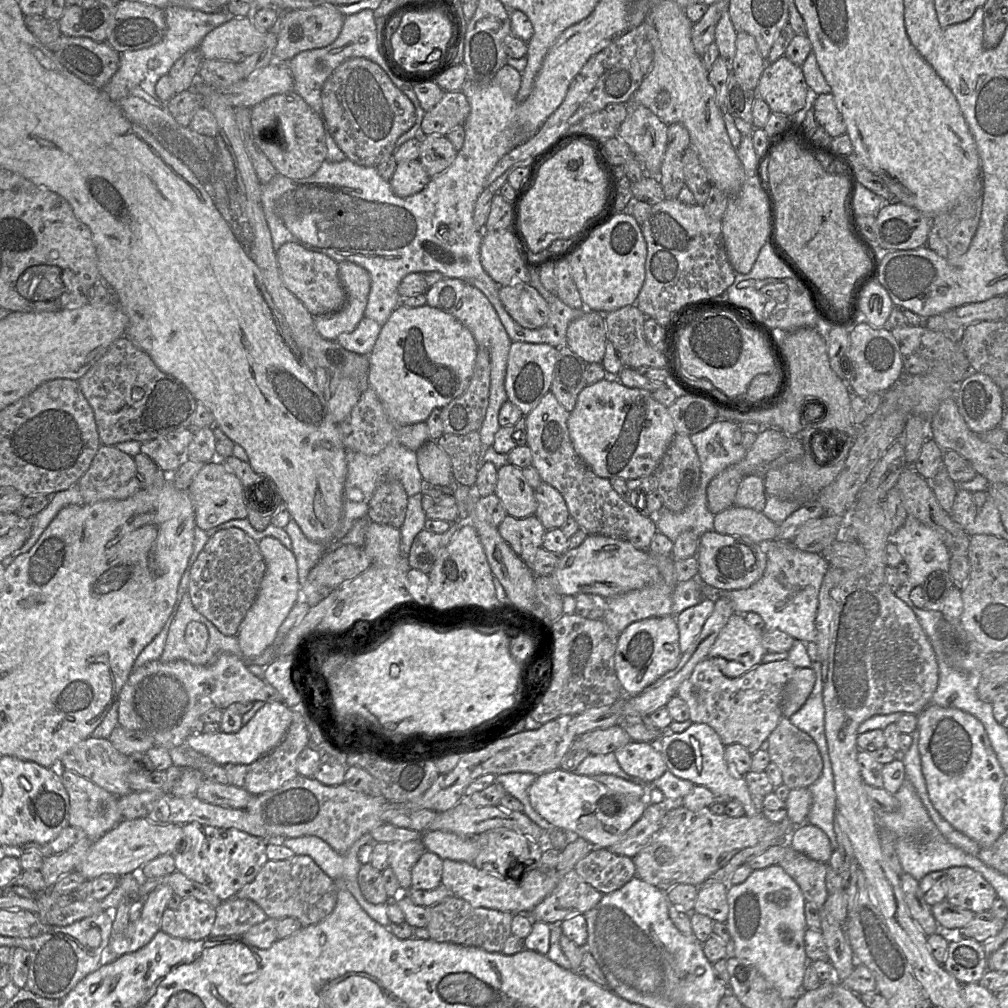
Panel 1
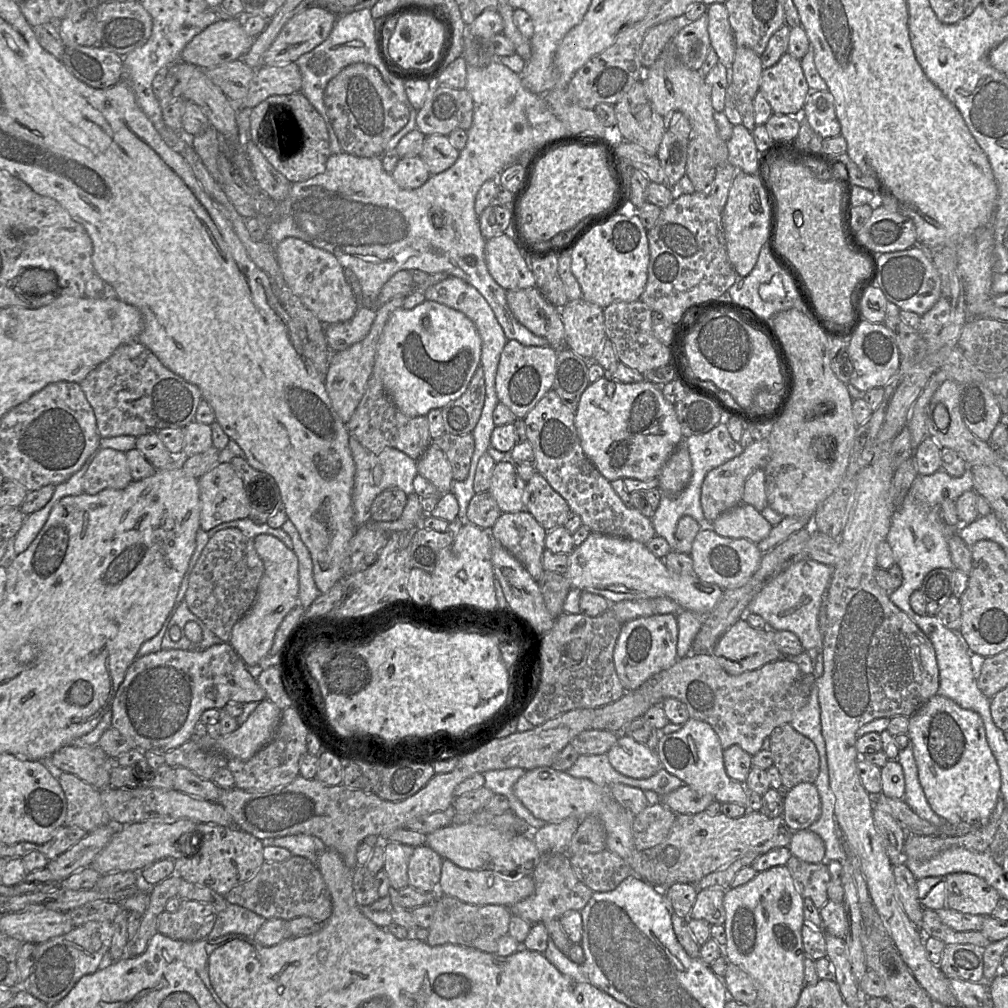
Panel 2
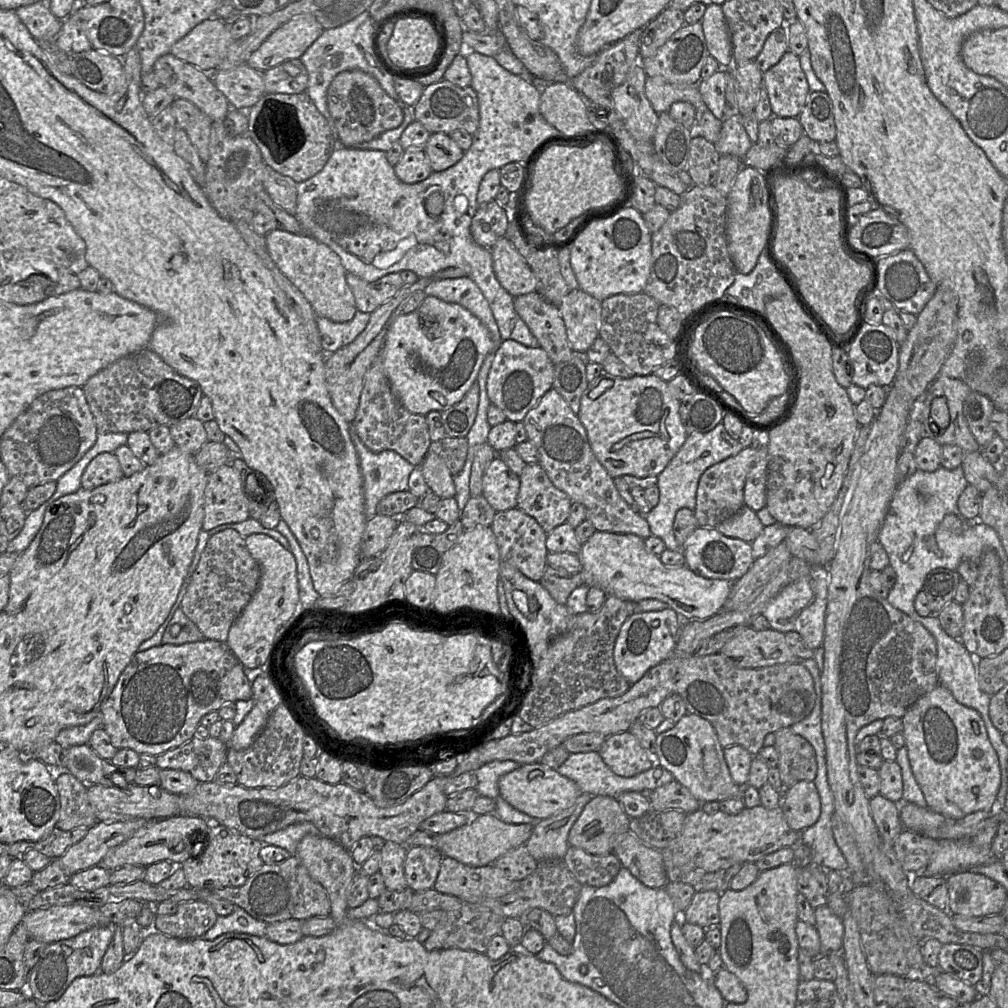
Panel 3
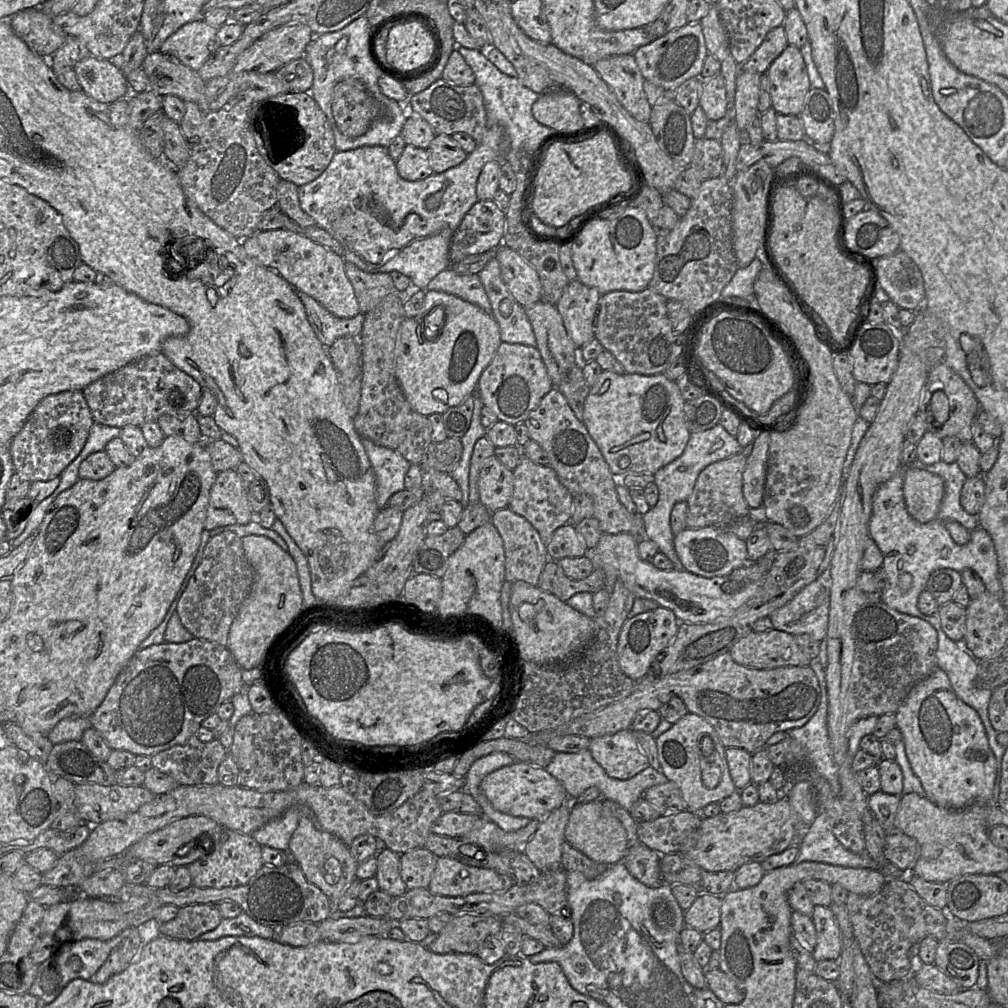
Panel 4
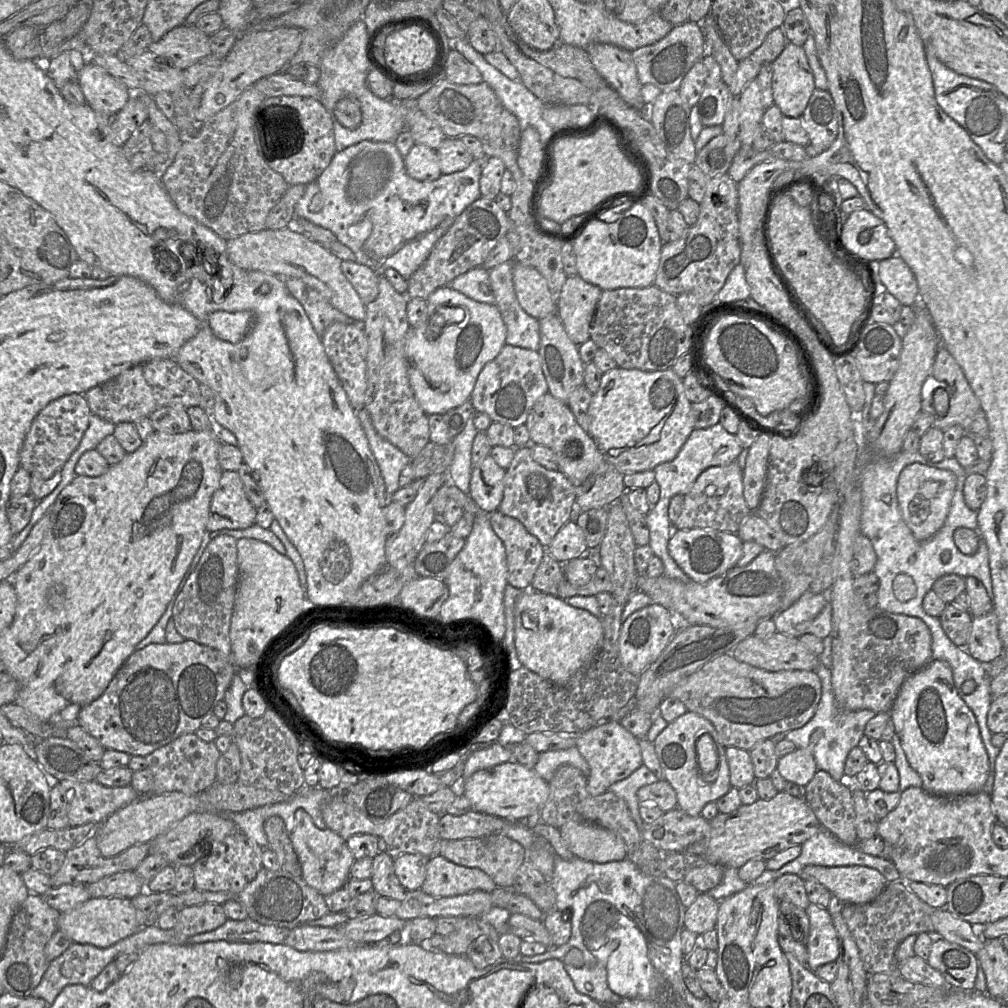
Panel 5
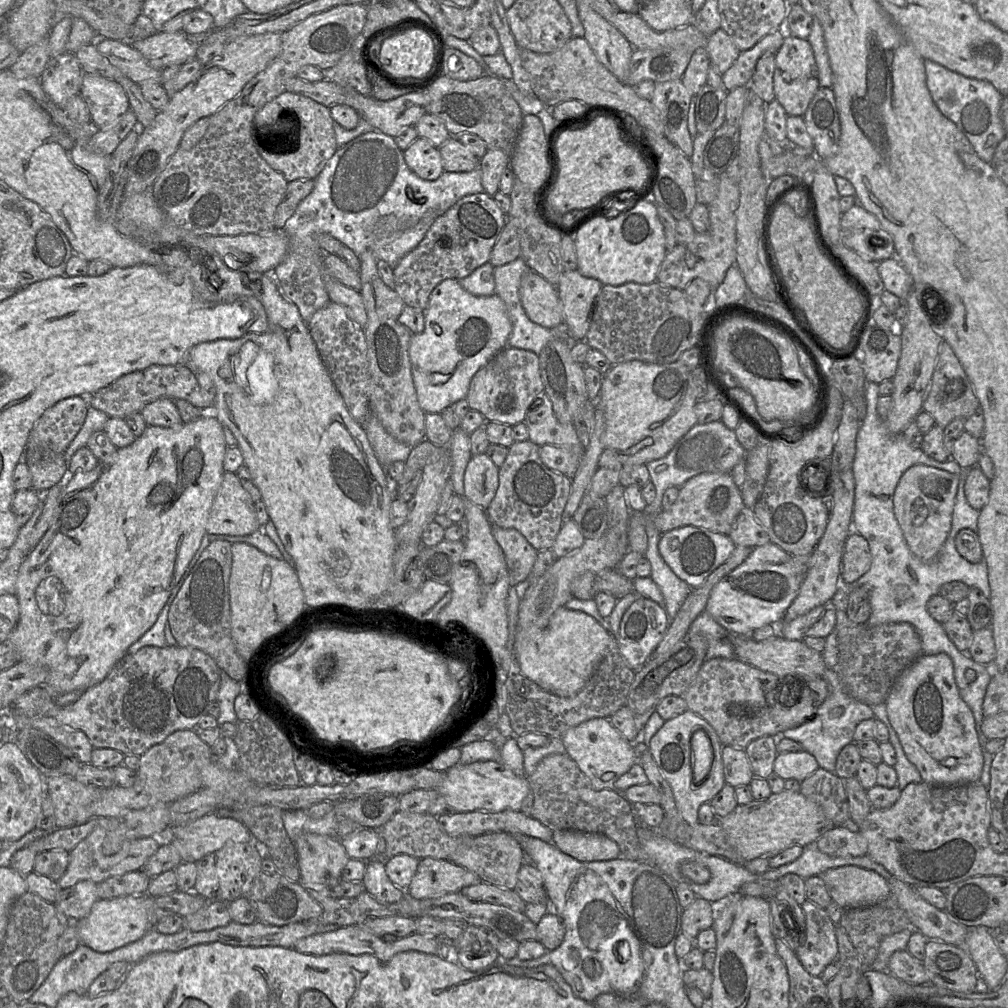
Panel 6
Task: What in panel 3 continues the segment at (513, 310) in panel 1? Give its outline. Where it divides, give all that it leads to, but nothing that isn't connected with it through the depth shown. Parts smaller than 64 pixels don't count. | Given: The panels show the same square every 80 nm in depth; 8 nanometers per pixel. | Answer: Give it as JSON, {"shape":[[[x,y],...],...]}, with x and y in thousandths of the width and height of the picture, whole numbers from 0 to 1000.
{"shape":[[[533,289],[510,296],[510,306],[517,316],[522,320],[527,330],[534,337],[550,362],[563,357],[567,350],[562,331],[560,318],[555,311],[554,304],[542,299]]]}

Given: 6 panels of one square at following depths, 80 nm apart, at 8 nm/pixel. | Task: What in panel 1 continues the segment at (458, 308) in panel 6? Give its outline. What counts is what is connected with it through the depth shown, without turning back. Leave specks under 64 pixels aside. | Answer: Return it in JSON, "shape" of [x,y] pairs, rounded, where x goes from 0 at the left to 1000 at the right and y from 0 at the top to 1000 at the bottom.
{"shape":[[[424,302],[395,304],[378,324],[366,352],[366,380],[385,413],[397,422],[423,419],[429,407],[438,406],[460,390],[470,370],[474,341],[450,313]]]}

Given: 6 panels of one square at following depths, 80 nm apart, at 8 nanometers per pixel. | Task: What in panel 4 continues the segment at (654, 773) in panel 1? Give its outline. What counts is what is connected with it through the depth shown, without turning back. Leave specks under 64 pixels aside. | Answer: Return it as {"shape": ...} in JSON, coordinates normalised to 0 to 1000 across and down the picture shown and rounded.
{"shape":[[[625,723],[587,732],[583,744],[603,770],[614,774],[625,773],[644,761]]]}

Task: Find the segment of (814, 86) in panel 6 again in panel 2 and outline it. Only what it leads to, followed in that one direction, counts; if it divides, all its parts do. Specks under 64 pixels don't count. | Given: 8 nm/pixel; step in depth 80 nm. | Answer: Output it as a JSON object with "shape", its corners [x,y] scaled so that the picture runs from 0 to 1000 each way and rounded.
{"shape":[[[780,52],[773,61],[757,69],[754,91],[767,112],[794,116],[805,91],[795,61]]]}

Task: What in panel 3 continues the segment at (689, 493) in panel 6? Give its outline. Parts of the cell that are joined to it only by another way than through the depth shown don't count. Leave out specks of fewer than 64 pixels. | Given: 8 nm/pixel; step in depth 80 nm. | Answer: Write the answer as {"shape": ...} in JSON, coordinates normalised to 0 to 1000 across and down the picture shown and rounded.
{"shape":[[[737,444],[729,452],[702,463],[695,471],[690,489],[688,511],[693,523],[710,524],[715,518],[731,509],[738,499],[738,481],[742,468],[749,459],[751,445]]]}

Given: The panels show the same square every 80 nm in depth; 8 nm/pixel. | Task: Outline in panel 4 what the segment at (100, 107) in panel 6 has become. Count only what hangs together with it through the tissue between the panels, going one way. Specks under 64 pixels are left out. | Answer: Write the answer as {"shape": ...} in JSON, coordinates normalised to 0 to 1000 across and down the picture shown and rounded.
{"shape":[[[91,55],[72,66],[80,89],[100,102],[111,102],[129,94],[125,75],[111,61]]]}

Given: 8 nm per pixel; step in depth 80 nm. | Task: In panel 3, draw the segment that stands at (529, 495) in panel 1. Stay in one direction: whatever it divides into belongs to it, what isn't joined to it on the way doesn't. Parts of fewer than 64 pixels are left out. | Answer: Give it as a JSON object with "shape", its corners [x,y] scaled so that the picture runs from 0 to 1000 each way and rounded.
{"shape":[[[494,452],[483,463],[478,482],[478,492],[492,508],[512,504],[516,474]]]}

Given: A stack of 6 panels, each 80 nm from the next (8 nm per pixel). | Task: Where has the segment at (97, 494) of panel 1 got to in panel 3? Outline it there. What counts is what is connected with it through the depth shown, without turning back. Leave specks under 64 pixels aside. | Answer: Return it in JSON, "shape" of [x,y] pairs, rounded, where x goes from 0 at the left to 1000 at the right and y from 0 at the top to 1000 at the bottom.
{"shape":[[[113,449],[97,450],[85,463],[80,474],[80,482],[92,486],[100,481],[112,479],[123,473],[120,461]]]}

